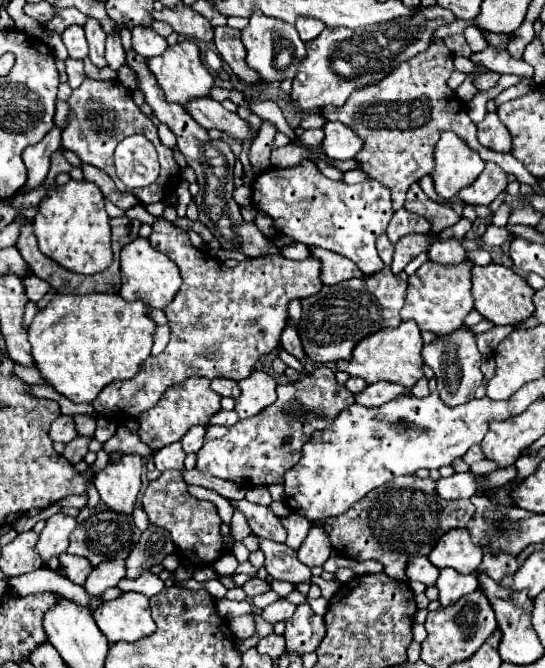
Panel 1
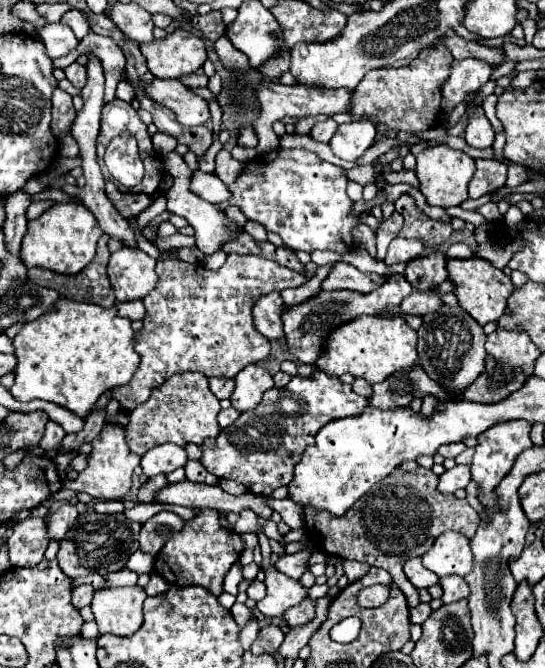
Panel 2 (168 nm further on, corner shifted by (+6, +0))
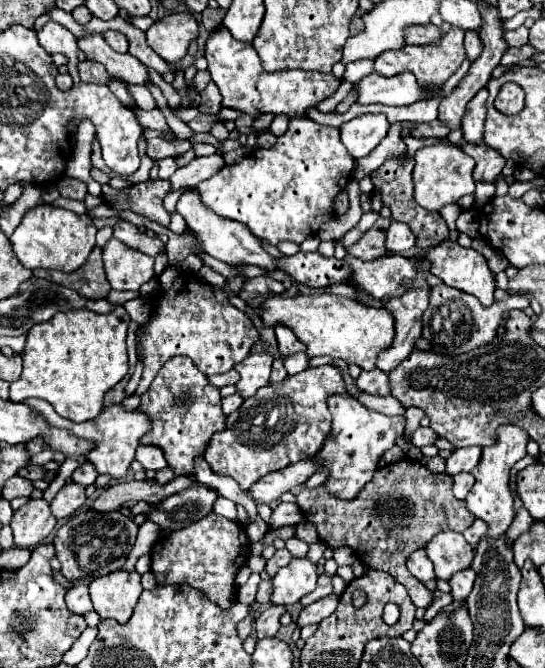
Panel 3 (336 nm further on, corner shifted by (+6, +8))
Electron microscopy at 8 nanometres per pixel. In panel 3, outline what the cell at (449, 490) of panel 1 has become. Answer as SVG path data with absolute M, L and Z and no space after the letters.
M477 446L453 450L453 454L447 458L445 472L449 476L461 474L461 472L471 472L475 468L475 464L479 462L479 458L481 458L481 448L477 448Z

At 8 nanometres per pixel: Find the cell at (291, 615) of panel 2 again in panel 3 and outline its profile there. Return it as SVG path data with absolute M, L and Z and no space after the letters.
M321 574L319 580L317 580L317 588L315 588L313 592L309 592L307 596L303 596L303 598L299 600L299 604L305 608L305 606L317 602L317 600L323 598L323 596L329 596L331 592L333 592L333 588L331 588L331 578L329 578L327 574Z

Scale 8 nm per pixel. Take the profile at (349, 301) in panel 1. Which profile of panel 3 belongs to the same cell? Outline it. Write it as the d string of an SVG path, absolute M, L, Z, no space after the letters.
M275 326L275 334L277 334L277 344L281 350L281 356L289 356L289 354L297 354L297 352L305 352L305 344L301 344L297 340L297 336L293 334L291 328L287 326Z

